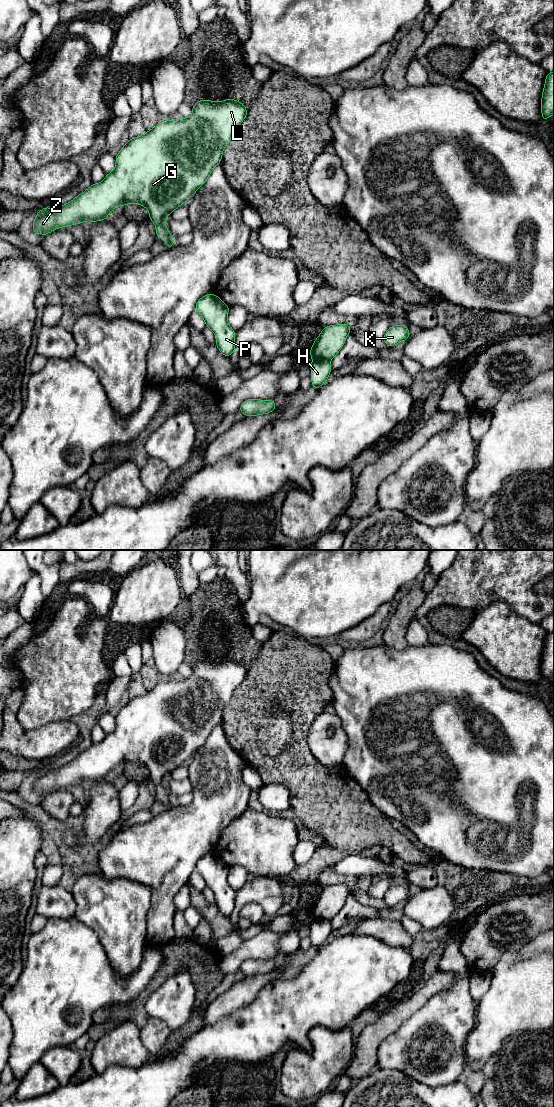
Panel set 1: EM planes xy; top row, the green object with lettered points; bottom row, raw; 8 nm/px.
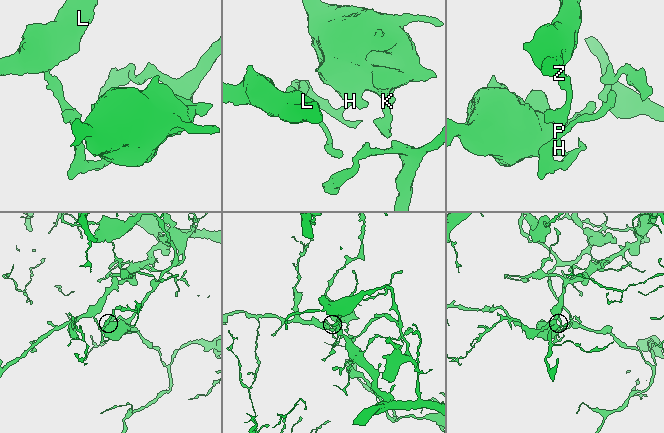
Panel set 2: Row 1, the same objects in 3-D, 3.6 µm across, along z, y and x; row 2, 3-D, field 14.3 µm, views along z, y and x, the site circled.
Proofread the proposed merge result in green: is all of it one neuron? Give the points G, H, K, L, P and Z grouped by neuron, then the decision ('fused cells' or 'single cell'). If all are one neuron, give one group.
G H L P Z / K | fused cells

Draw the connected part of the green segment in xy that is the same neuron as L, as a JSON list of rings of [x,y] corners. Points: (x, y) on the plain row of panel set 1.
[[[232,658],[221,662],[201,660],[196,662],[192,669],[192,675],[188,678],[162,681],[144,695],[129,699],[115,717],[115,729],[106,734],[102,742],[92,744],[86,751],[61,767],[47,768],[44,766],[36,774],[32,790],[45,796],[60,787],[76,785],[84,781],[107,780],[108,774],[117,766],[122,765],[124,767],[128,763],[135,763],[148,769],[149,778],[156,786],[156,796],[162,797],[170,809],[175,801],[167,786],[164,785],[167,777],[172,771],[188,761],[207,741],[209,734],[222,720],[223,710],[231,701],[233,692],[244,681],[248,671],[241,662]]]

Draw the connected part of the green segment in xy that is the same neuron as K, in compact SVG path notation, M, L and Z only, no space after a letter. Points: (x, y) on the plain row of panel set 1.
M394 885L387 890L383 900L387 907L392 907L401 901L407 900L409 896L408 886Z

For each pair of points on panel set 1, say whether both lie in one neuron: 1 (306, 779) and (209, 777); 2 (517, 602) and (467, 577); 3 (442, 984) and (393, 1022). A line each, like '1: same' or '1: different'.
1: different
2: same
3: same

